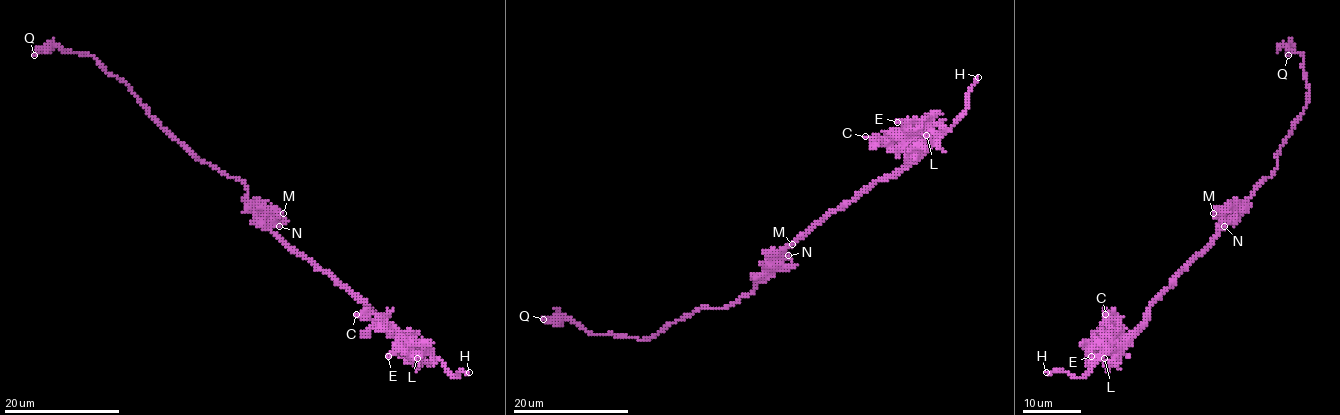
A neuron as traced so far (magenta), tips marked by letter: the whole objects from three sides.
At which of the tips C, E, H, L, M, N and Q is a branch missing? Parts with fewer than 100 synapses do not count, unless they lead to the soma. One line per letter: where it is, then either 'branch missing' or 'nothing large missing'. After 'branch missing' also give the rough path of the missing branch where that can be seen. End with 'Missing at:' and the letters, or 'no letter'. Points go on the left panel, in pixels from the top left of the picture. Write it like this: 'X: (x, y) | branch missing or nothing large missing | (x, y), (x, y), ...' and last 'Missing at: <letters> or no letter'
C: (356, 314) | nothing large missing
E: (388, 356) | nothing large missing
H: (469, 372) | branch missing
L: (417, 358) | nothing large missing
M: (283, 213) | nothing large missing
N: (279, 226) | nothing large missing
Q: (34, 55) | nothing large missing
Missing at: H

